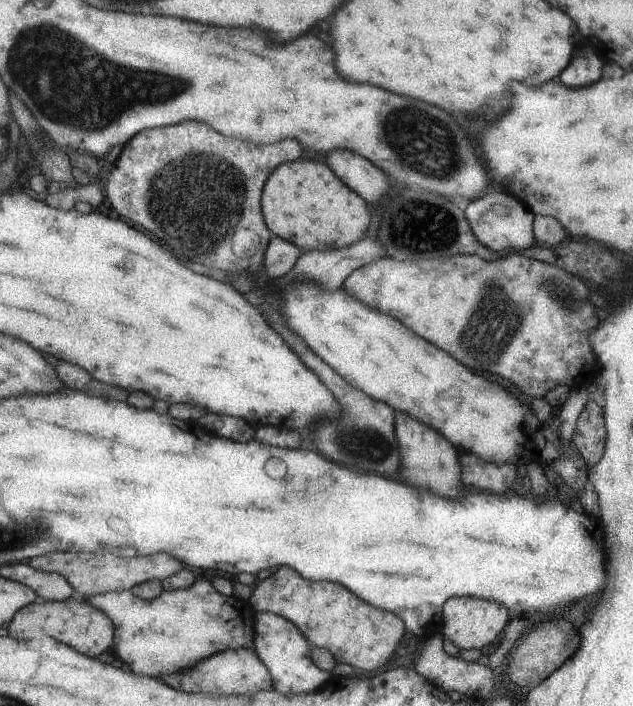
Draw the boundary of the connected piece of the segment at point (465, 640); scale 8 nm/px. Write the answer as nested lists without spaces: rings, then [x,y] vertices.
[[[449,598],[441,612],[441,633],[458,649],[480,649],[501,632],[507,624],[507,610],[497,602],[483,602],[475,598]]]

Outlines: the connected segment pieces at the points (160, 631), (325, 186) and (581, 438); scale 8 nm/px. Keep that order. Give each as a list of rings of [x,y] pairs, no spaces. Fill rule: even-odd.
[[[203,577],[195,578],[191,586],[183,590],[161,590],[157,597],[151,600],[141,600],[133,596],[130,590],[121,592],[105,592],[99,595],[82,598],[97,610],[103,610],[105,616],[113,622],[117,634],[113,638],[111,650],[115,657],[123,660],[135,674],[145,674],[157,678],[157,674],[175,674],[185,672],[187,668],[195,666],[203,658],[223,650],[249,650],[253,646],[254,637],[254,610],[247,602],[239,602],[231,596],[221,596],[217,590],[213,594],[213,586]]]
[[[295,159],[276,168],[260,194],[260,207],[274,236],[291,242],[301,251],[324,251],[349,246],[369,234],[369,222],[373,222],[369,202],[341,184],[326,164]]]
[[[586,401],[572,432],[571,443],[582,459],[587,460],[587,466],[596,465],[604,456],[607,431],[603,414],[603,410],[594,401]]]

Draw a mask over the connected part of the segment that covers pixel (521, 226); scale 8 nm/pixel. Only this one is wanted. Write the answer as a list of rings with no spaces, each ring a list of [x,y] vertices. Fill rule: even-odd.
[[[507,191],[487,192],[479,198],[467,201],[464,209],[465,218],[469,220],[473,234],[485,248],[493,252],[499,252],[499,250],[503,252],[525,250],[533,244],[532,222],[536,215],[528,209],[528,206],[525,206],[525,203],[513,198],[512,194],[507,194]]]

